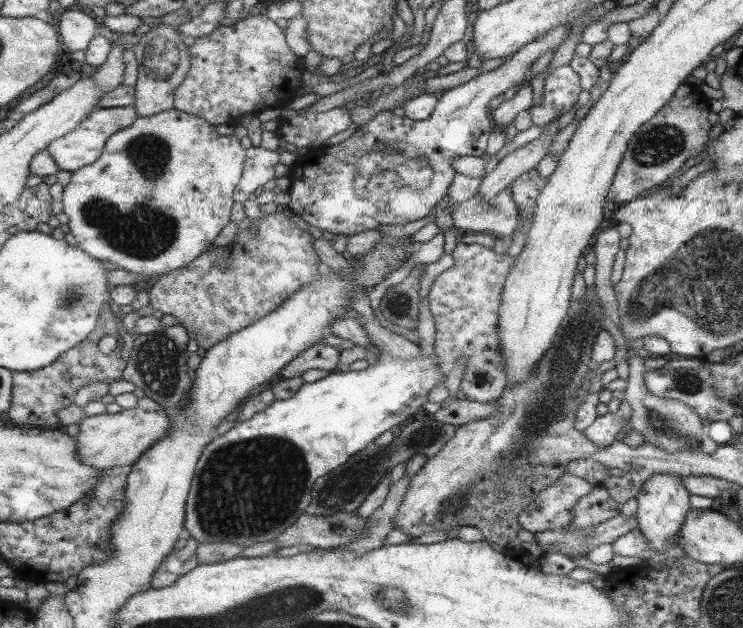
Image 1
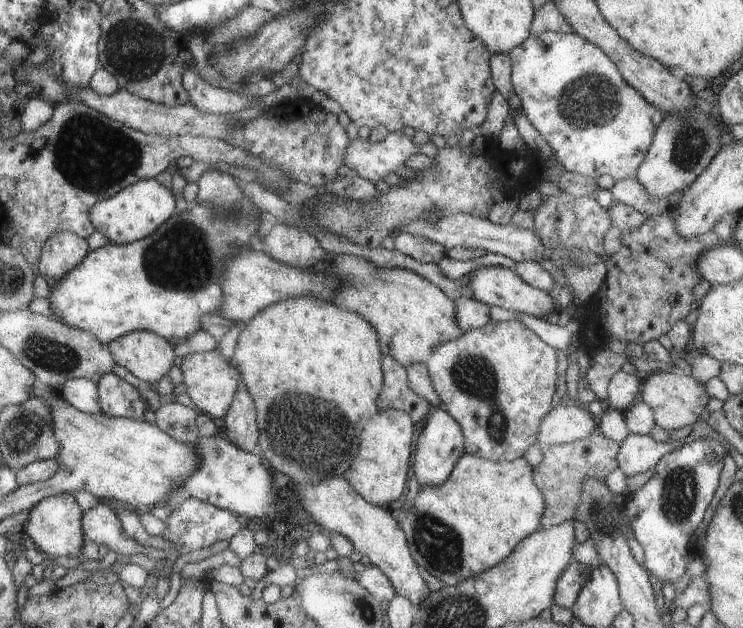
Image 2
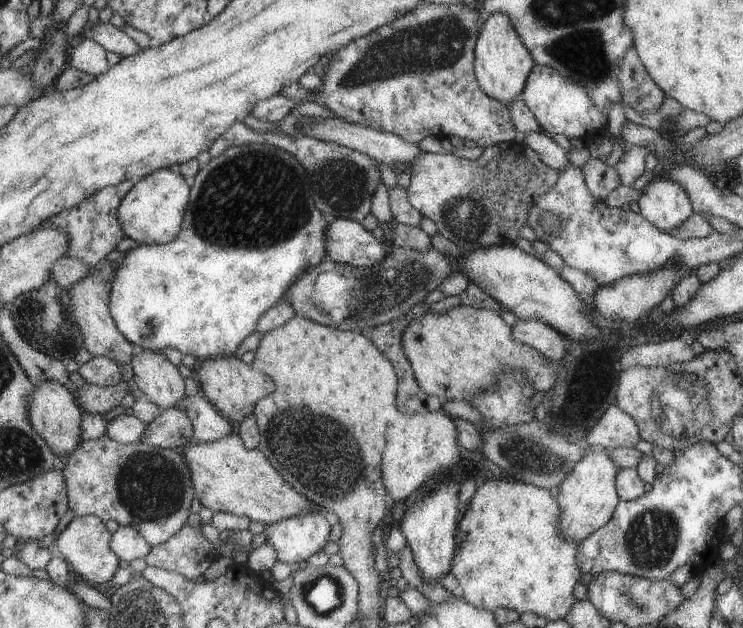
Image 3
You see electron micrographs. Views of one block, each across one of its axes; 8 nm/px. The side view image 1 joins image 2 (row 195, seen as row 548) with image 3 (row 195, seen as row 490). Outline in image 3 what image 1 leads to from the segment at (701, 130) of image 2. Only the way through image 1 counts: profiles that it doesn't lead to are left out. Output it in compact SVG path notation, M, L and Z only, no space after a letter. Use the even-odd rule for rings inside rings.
M655 178L641 190L640 216L661 232L669 234L690 219L693 205L683 188L669 178Z

